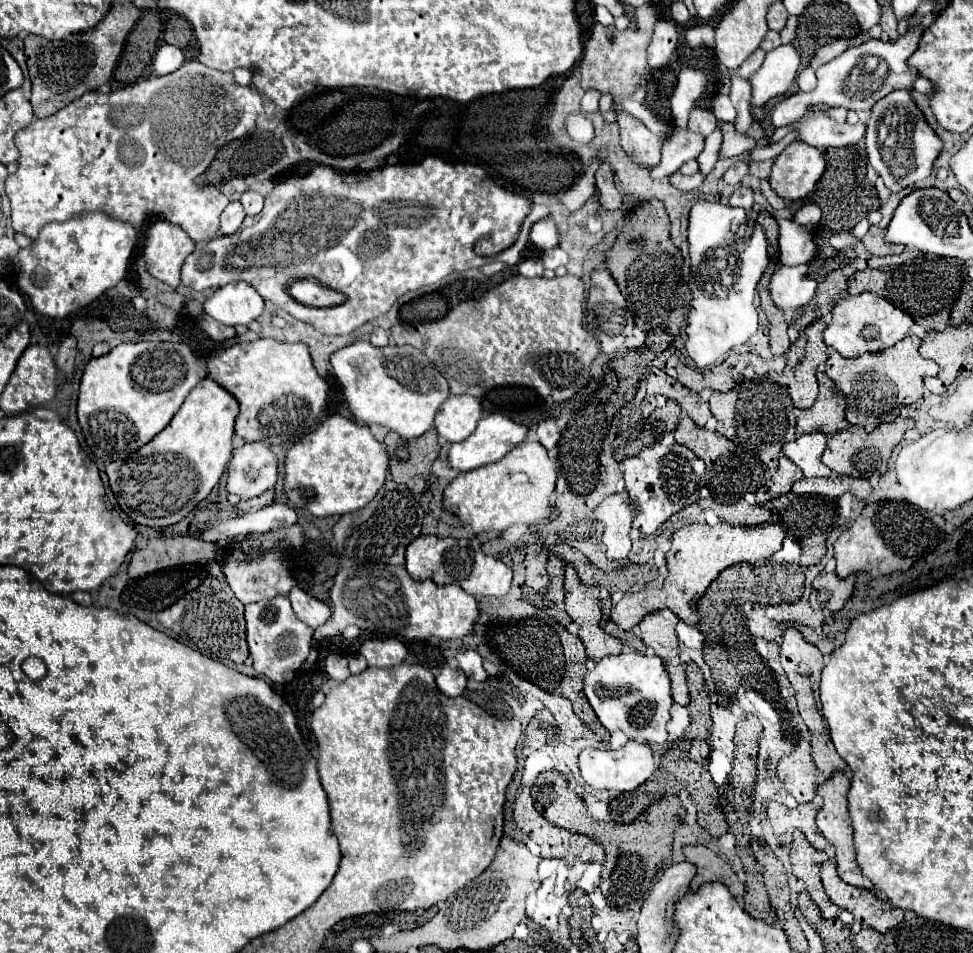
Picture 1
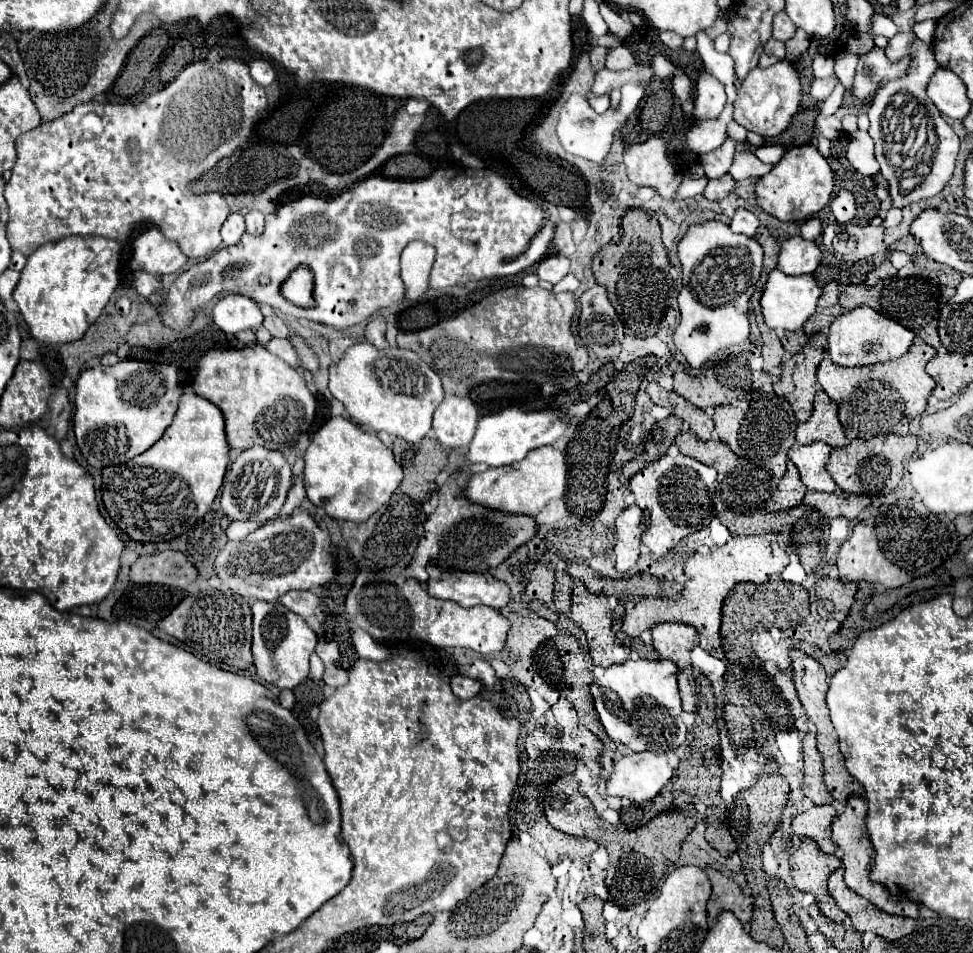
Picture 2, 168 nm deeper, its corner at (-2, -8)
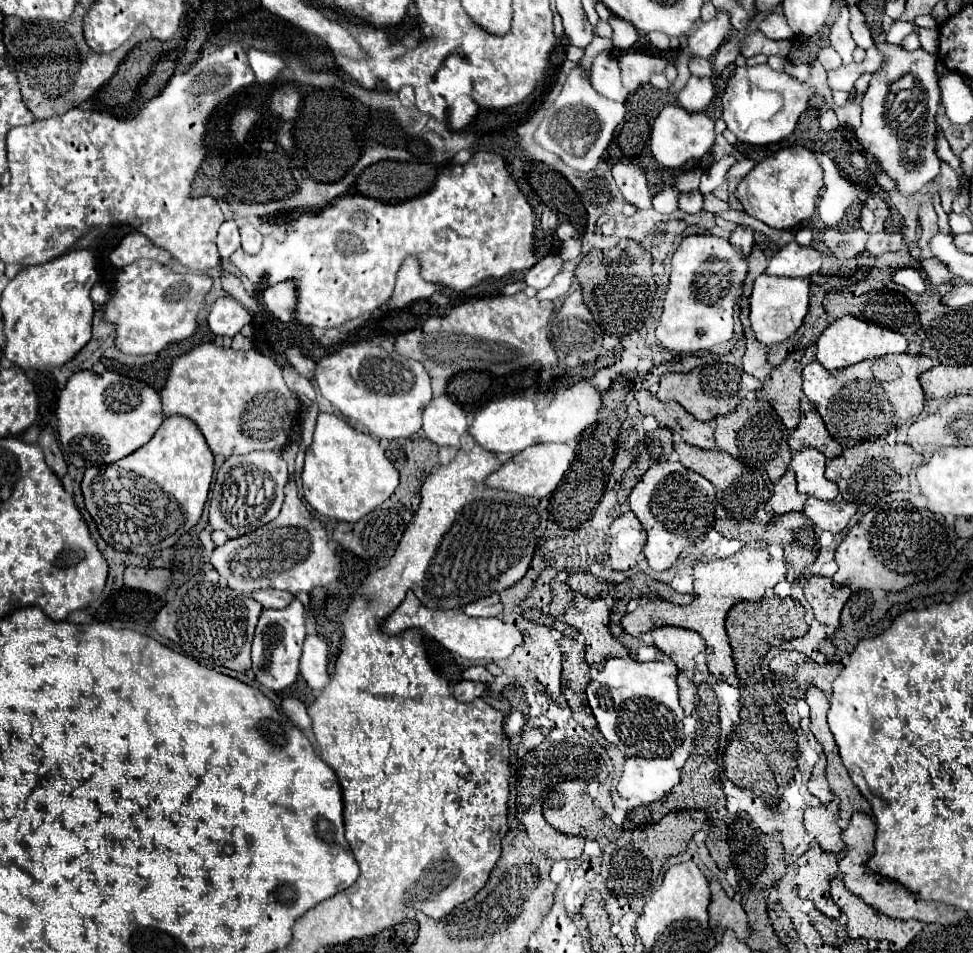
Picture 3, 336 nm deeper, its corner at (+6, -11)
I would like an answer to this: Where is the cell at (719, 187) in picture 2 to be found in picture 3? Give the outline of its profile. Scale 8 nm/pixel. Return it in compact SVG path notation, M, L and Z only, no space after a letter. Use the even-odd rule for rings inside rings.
M693 190L693 192L687 192L687 194L681 194L679 196L679 208L685 210L687 214L695 214L703 208L703 194L699 190Z

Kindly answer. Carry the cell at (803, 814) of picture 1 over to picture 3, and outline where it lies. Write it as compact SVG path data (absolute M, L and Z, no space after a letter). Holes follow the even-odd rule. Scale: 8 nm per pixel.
M837 802L821 804L817 808L805 810L805 830L815 836L819 846L823 846L823 852L839 852L843 850L841 842L841 828L837 824L839 820L839 806Z

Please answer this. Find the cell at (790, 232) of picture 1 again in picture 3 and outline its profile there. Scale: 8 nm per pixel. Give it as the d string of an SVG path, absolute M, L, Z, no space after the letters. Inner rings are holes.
M791 242L791 244L783 246L769 260L769 266L765 272L769 276L789 276L789 278L801 276L801 278L807 278L813 272L817 272L819 268L821 268L821 254L815 248Z

